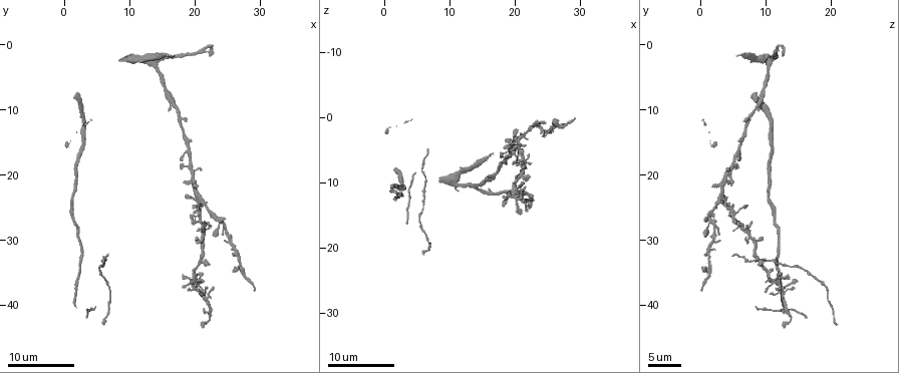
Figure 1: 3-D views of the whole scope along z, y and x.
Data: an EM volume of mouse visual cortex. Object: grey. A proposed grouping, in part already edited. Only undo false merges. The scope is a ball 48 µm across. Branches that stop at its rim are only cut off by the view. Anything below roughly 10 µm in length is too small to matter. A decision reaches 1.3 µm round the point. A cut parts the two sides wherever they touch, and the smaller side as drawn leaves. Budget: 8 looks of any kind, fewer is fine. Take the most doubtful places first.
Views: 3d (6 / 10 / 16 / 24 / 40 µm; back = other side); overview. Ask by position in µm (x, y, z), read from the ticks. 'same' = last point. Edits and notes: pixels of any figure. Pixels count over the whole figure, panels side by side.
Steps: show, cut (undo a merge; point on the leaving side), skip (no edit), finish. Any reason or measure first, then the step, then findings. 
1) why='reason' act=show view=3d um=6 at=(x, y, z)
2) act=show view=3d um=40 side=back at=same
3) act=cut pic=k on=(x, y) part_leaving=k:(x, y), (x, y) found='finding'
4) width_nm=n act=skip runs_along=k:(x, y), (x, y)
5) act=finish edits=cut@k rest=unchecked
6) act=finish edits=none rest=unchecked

why='arms run side by side' act=show view=3d um=24 at=(20.5, 24.0, 3.5)

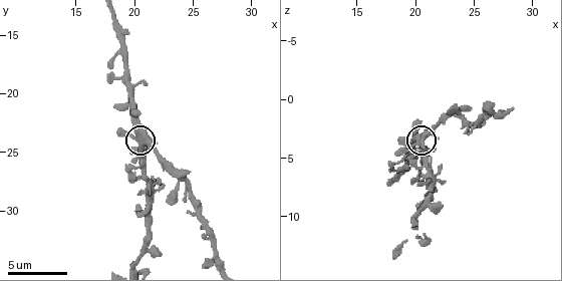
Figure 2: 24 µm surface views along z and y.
why='zoom in' act=show view=3d um=6 at=(20.8, 24.4, 3.4)

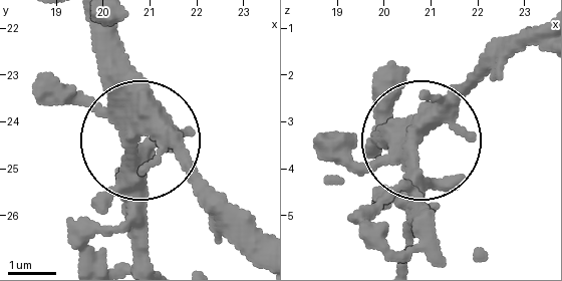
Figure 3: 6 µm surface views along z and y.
act=skip found='all the same cell'

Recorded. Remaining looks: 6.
act=show view=3d um=24 at=(2.5, 33.0, 12.0)

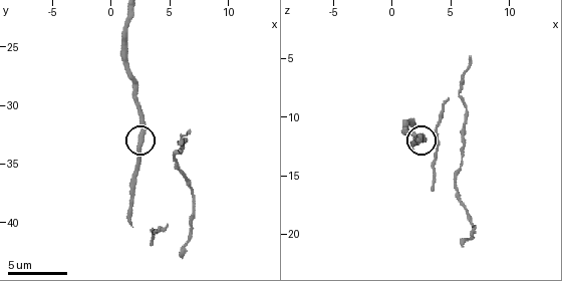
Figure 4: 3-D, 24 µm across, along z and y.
act=show view=3d um=10 at=(2.6, 33.0, 11.8)

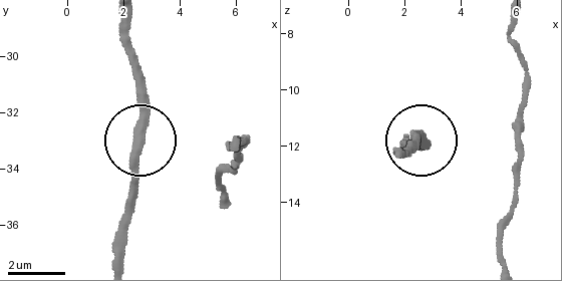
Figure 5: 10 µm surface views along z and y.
side_arm_um=16 act=skip runs_along=5:(131, 22), (138, 145), (131, 207) found='all the same cell'

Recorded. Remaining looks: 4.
why='sudden change in width' act=show view=3d um=24 at=(3.0, 12.5, 10.5)

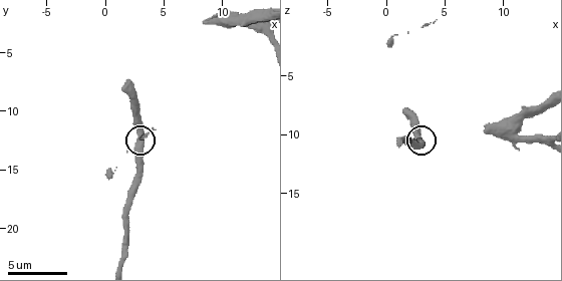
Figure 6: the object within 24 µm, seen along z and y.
act=show view=3d um=6 at=same

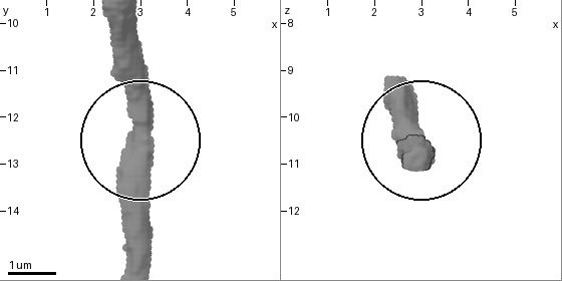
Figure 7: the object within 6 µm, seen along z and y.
width_nm=470 act=skip found='continuous, no second cell'

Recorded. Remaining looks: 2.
act=show view=3d um=24 at=(1.5, 23.0, 10.5)

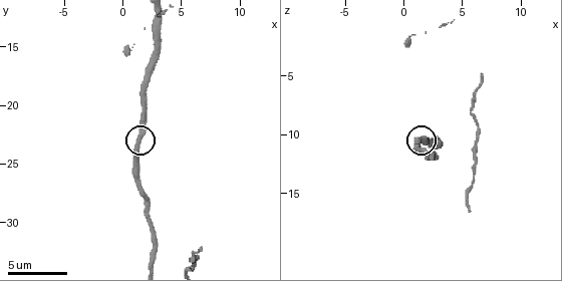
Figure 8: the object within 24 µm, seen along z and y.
act=show view=3d um=6 at=same

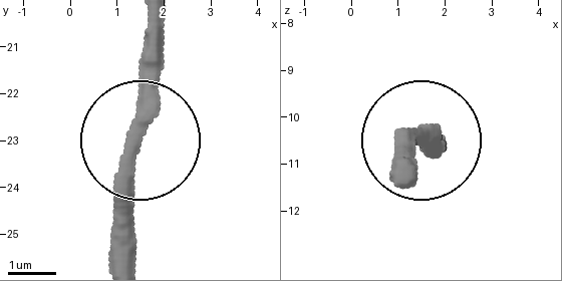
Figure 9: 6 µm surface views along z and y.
act=skip runs_along=9:(166, 16), (154, 112), (129, 160), (129, 256) found='continuous, no second cell'

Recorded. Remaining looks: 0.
act=finish edits=none rest=unchecked

